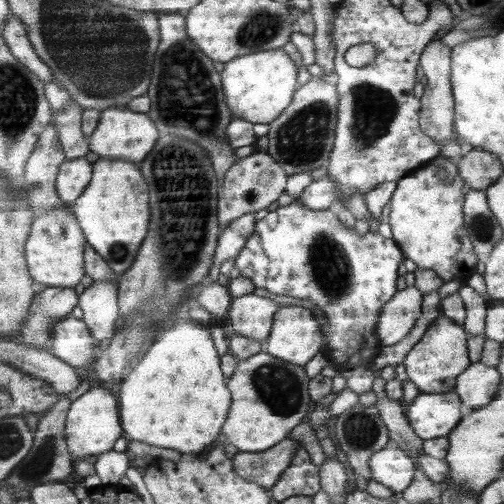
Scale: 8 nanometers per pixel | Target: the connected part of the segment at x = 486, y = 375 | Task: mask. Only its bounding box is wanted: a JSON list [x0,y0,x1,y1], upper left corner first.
[454,362,501,414]

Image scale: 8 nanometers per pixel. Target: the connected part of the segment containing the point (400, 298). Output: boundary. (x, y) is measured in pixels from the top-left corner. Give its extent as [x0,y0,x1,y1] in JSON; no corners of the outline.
[376,286,423,347]

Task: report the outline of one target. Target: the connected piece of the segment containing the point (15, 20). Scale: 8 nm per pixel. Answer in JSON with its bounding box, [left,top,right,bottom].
[3,12,55,84]

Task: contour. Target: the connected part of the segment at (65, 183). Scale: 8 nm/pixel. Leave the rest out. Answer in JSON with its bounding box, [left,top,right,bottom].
[58,157,95,205]

